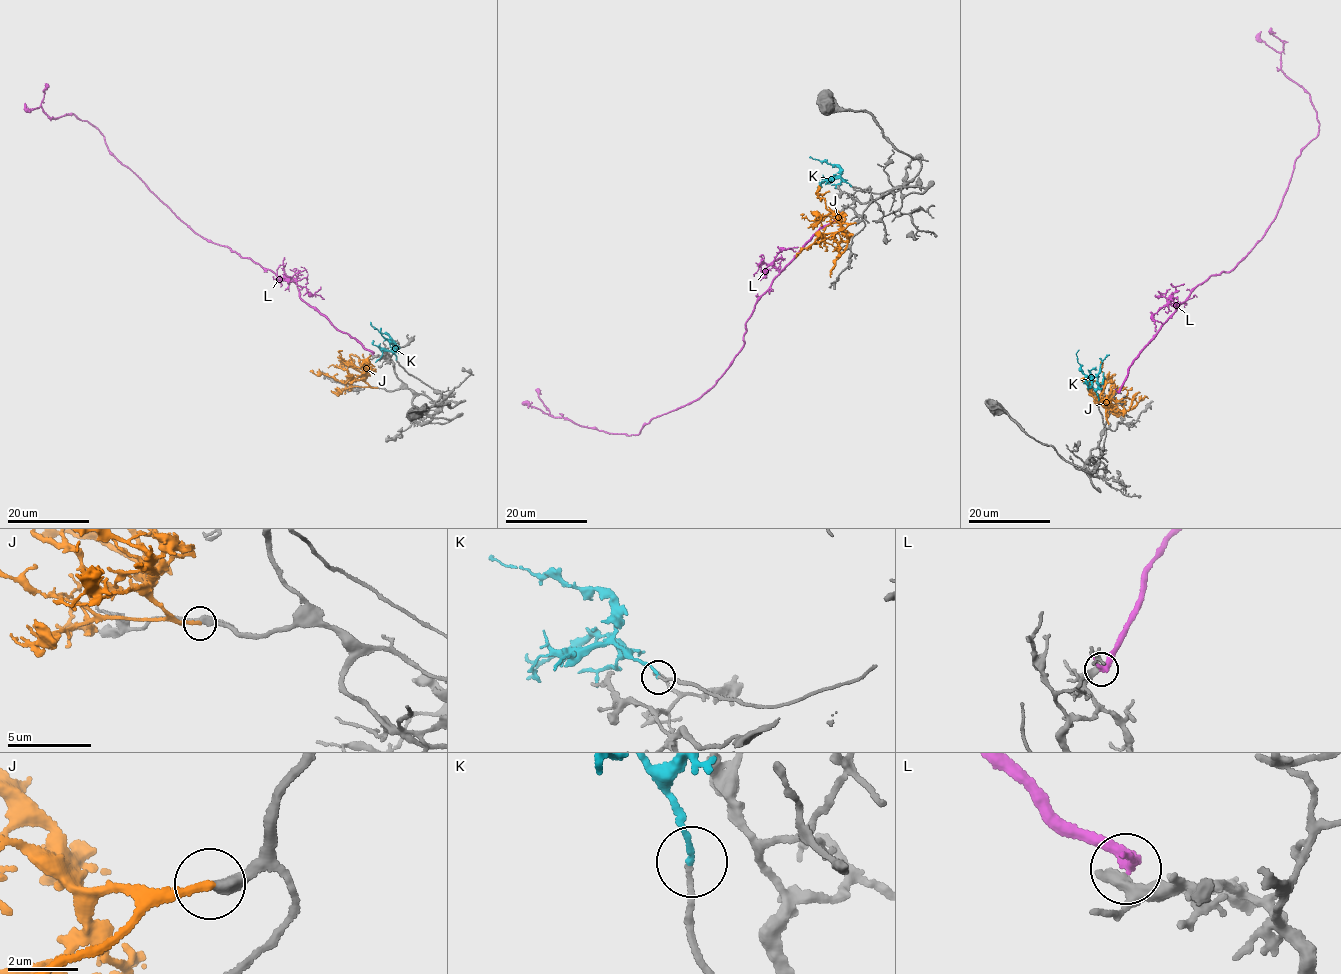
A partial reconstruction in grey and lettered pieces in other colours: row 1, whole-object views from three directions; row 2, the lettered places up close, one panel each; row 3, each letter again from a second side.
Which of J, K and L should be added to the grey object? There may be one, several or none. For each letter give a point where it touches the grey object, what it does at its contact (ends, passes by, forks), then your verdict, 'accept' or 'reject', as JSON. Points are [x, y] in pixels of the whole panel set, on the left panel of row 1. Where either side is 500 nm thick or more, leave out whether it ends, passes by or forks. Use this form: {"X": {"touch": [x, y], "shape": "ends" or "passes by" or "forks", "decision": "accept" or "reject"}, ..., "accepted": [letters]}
{"J": {"touch": [377, 388], "shape": "ends", "decision": "accept"}, "K": {"touch": [396, 359], "shape": "ends", "decision": "accept"}, "L": {"touch": [372, 354], "shape": "ends", "decision": "reject"}, "accepted": ["J", "K"]}

